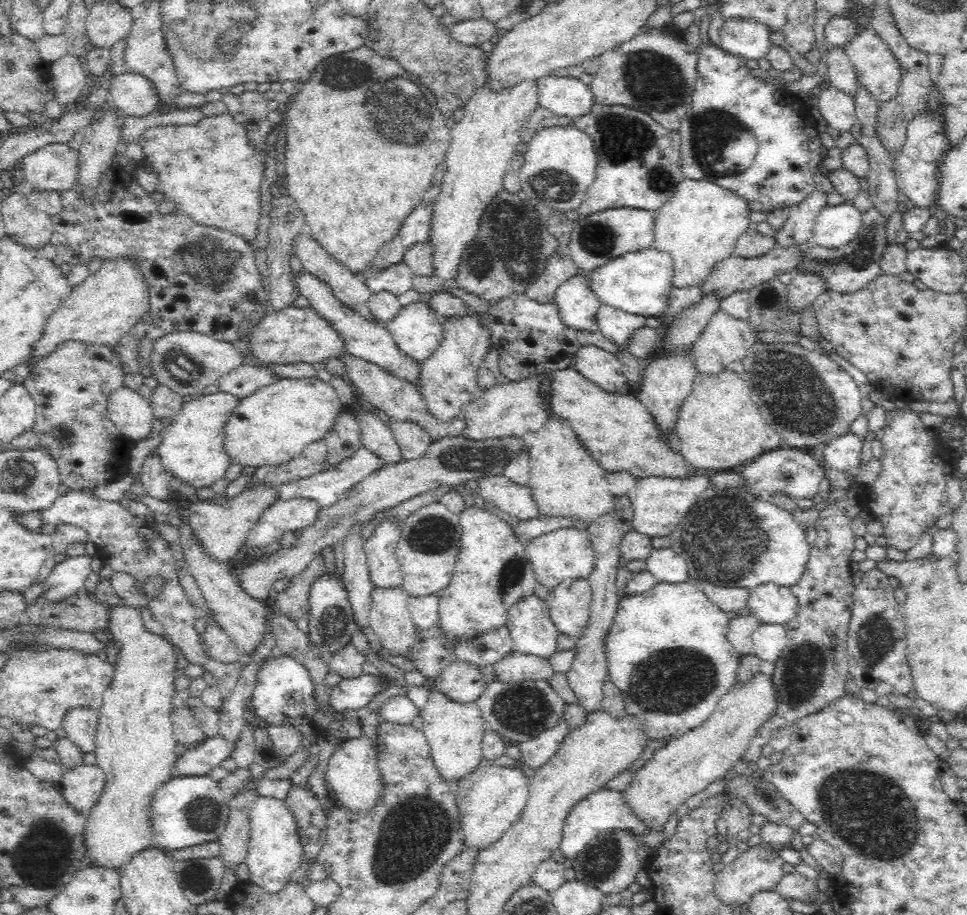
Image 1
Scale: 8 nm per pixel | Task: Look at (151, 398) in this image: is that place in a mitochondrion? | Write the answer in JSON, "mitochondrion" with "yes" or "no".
{"mitochondrion":"no"}

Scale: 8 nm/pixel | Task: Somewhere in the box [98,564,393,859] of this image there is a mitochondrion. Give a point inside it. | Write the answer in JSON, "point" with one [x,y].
{"point":[203,814]}

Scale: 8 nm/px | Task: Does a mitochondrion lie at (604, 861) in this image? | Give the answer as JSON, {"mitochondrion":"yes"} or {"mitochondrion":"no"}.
{"mitochondrion":"yes"}

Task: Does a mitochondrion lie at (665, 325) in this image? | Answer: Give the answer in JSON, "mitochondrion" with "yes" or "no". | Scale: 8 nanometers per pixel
{"mitochondrion":"no"}

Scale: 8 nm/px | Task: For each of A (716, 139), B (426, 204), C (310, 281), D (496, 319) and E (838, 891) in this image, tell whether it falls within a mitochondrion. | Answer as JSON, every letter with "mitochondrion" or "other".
{"A":"mitochondrion","B":"other","C":"other","D":"other","E":"other"}

